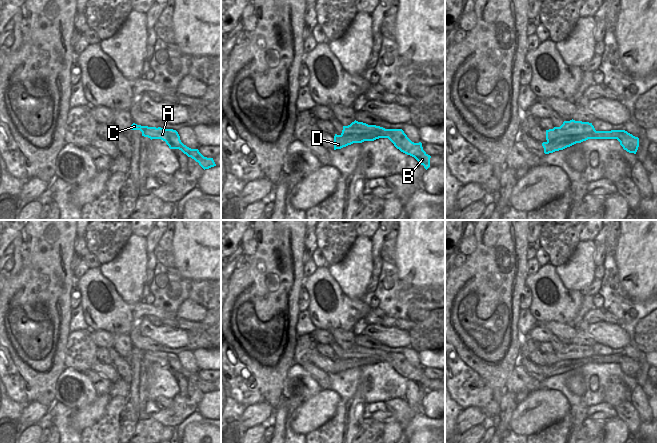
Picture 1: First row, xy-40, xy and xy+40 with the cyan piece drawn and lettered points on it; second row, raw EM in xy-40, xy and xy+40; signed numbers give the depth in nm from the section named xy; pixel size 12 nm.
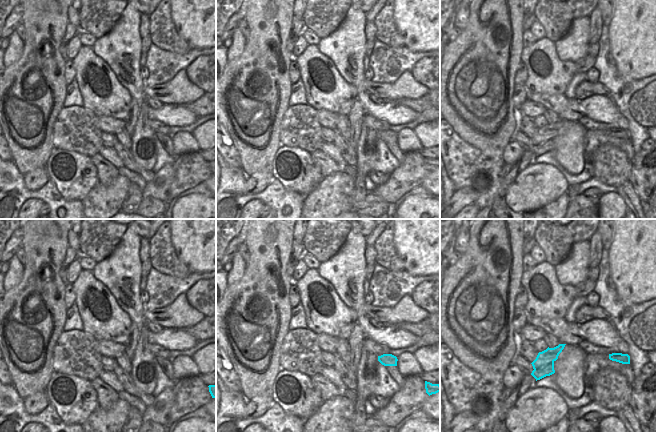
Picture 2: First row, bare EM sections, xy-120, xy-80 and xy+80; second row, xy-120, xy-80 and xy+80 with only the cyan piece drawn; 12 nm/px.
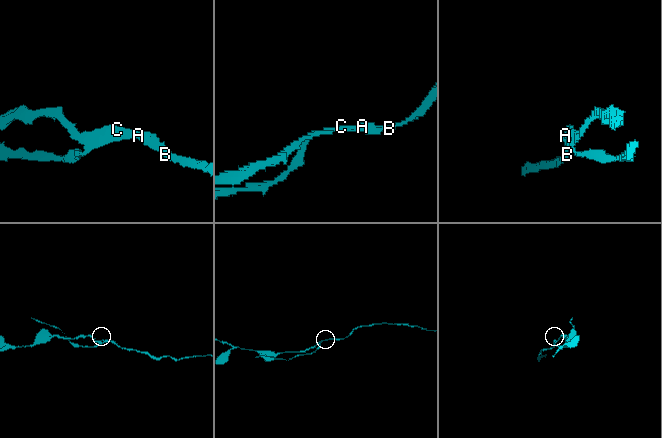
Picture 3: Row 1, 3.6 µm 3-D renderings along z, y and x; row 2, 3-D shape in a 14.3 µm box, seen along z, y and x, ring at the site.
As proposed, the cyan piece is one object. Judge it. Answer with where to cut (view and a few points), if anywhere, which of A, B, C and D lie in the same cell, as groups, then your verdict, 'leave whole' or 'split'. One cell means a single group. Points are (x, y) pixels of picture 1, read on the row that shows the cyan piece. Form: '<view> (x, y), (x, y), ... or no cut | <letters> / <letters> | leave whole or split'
xy+40 (595, 130), (589, 133), (565, 134), (547, 142) | A B D / C | split

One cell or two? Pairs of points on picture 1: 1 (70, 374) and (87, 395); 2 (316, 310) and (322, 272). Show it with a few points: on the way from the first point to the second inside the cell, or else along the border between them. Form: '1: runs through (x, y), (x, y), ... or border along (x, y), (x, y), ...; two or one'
1: runs through (77, 378), (84, 382), (85, 388); one
2: runs through (315, 301), (312, 296), (312, 286), (315, 281); one

